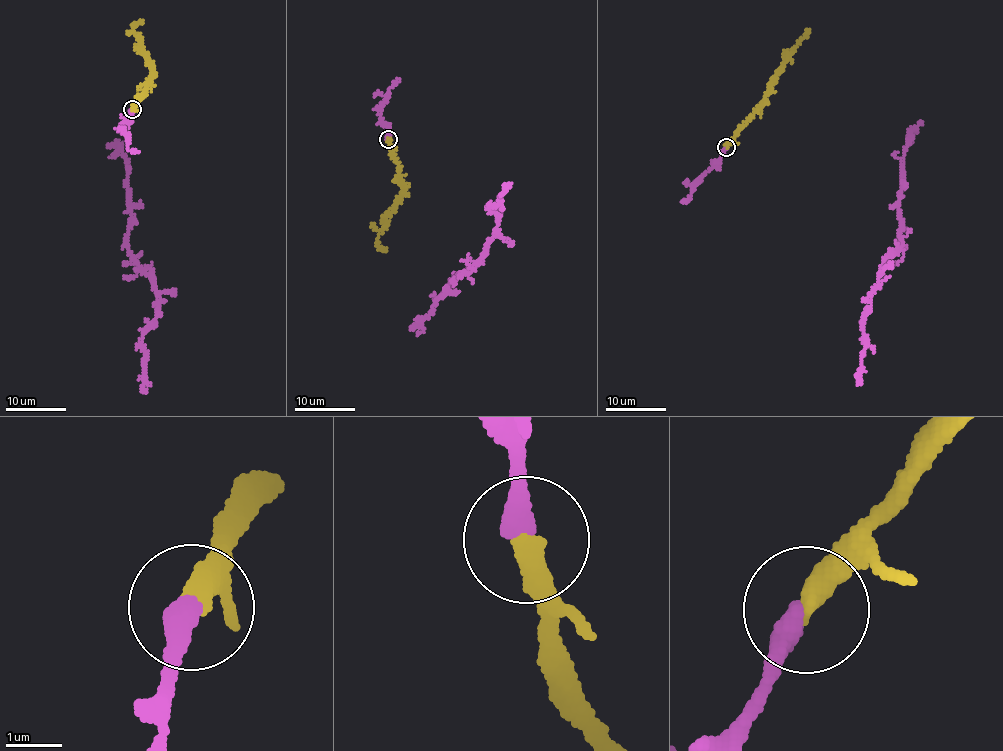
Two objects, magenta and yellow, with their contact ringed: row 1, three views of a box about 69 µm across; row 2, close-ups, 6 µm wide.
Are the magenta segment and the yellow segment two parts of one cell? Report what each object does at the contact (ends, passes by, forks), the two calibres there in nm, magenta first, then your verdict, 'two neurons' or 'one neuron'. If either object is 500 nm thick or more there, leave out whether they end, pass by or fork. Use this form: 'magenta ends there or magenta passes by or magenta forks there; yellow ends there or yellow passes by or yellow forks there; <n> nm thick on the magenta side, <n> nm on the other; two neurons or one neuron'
magenta ends there; yellow ends there; 420 nm thick on the magenta side, 420 nm on the other; one neuron

